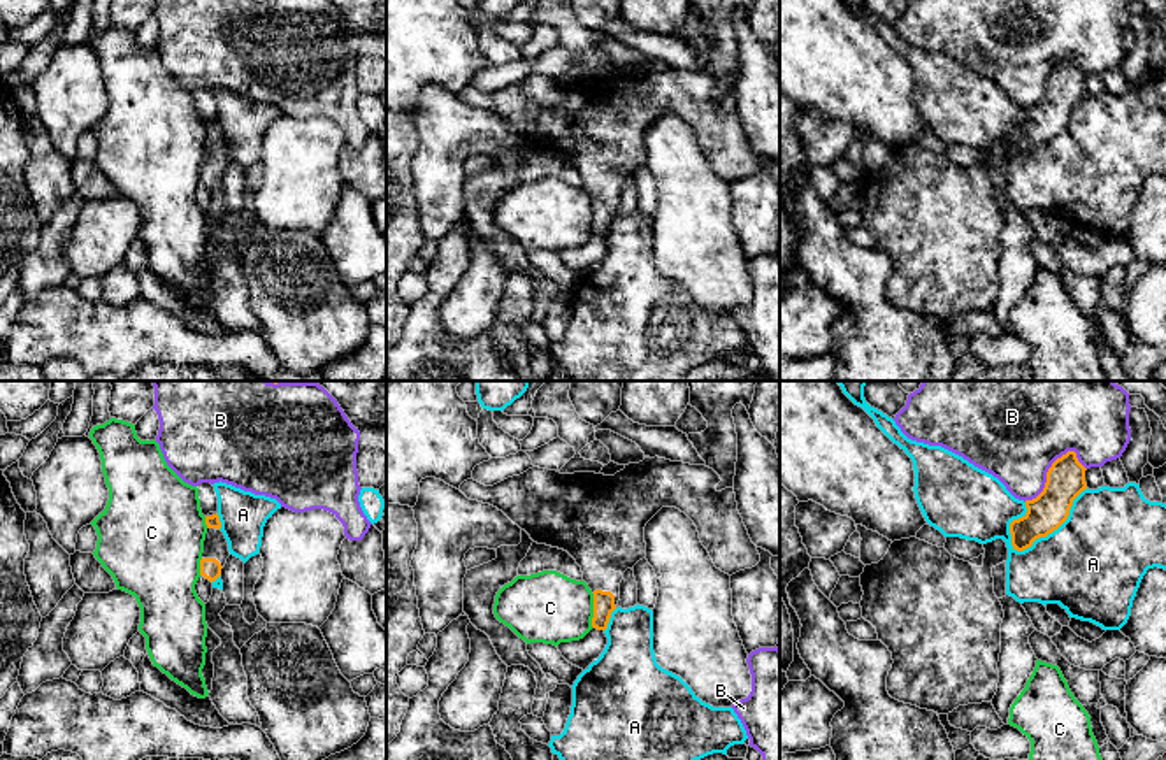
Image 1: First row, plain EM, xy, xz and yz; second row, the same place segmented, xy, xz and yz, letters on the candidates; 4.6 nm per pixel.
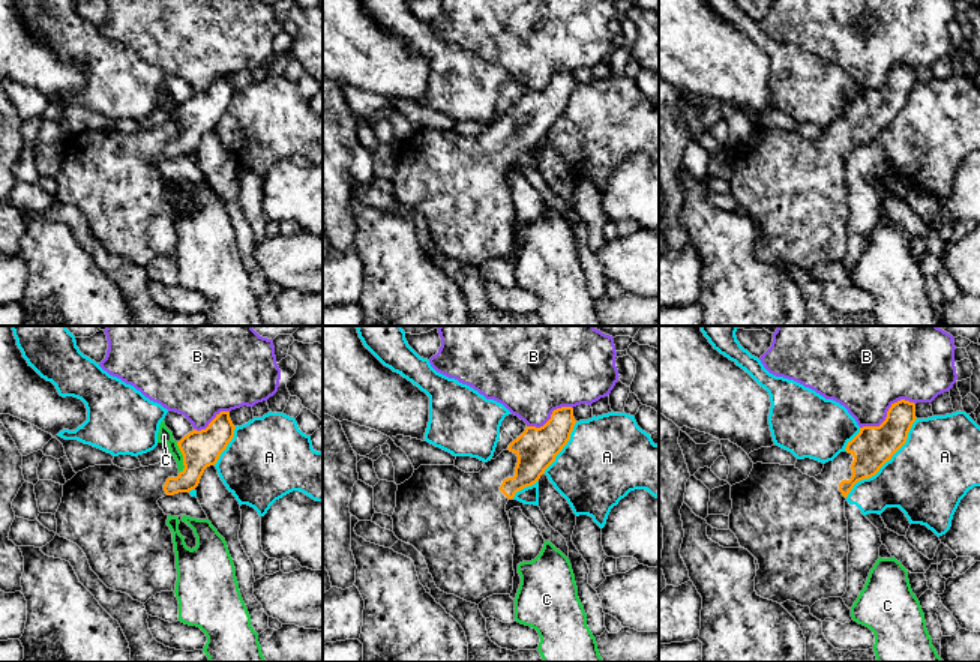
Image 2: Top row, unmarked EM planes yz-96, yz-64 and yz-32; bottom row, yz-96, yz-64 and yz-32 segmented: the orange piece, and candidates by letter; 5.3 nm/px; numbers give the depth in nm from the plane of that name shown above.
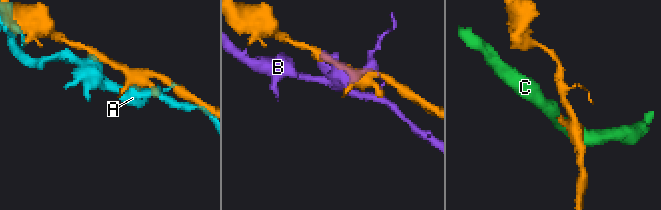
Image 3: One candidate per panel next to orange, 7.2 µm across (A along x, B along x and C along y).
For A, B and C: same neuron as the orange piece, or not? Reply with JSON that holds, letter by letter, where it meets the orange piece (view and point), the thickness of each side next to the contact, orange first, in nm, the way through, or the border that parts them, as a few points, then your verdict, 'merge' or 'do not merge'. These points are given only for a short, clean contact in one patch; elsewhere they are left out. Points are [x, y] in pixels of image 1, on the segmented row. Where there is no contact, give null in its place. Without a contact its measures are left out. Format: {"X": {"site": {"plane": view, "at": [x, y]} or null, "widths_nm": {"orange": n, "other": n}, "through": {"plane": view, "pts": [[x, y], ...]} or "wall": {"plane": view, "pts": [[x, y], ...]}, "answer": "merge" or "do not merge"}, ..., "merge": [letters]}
{"A": {"site": {"plane": "yz", "at": [1054, 529]}, "widths_nm": {"orange": 180, "other": 460}, "answer": "do not merge"}, "B": {"site": {"plane": "yz", "at": [1047, 474]}, "widths_nm": {"orange": 180, "other": 460}, "answer": "do not merge"}, "C": {"site": {"plane": "xz", "at": [594, 611]}, "widths_nm": {"orange": 100, "other": 320}, "wall": {"plane": "xz", "pts": [[594, 594], [592, 627]]}, "answer": "do not merge"}, "merge": []}

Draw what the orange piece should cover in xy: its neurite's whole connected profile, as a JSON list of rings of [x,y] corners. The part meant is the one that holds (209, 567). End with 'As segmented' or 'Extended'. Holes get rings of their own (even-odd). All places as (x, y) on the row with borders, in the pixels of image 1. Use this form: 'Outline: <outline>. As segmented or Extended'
Outline: [[[218,513],[212,516],[205,516],[207,534],[204,541],[204,553],[200,560],[200,576],[209,579],[211,583],[221,576],[221,569],[230,556],[228,542],[223,535],[221,521]]]. Extended

